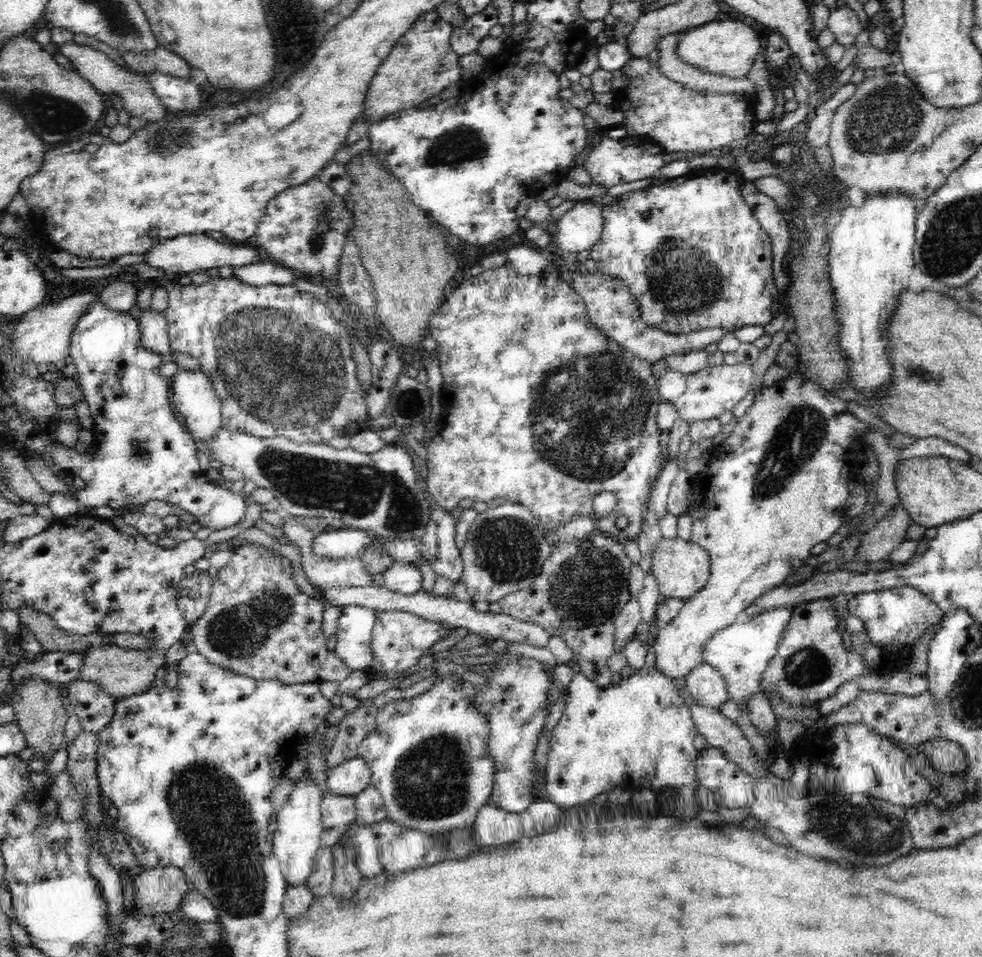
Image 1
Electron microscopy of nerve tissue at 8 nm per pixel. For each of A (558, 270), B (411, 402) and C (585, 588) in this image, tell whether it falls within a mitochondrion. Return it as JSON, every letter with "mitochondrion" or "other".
{"A":"other","B":"mitochondrion","C":"mitochondrion"}

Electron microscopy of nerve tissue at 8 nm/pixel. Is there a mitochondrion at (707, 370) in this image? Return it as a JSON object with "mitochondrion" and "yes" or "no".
{"mitochondrion":"no"}

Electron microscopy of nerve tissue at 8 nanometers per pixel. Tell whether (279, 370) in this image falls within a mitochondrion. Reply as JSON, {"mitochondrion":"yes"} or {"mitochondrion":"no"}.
{"mitochondrion":"yes"}

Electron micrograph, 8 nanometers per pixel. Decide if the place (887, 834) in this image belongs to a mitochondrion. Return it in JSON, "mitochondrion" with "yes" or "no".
{"mitochondrion":"yes"}

